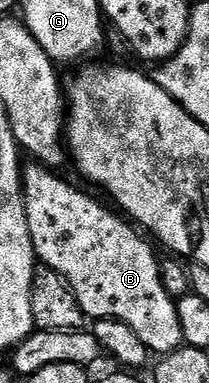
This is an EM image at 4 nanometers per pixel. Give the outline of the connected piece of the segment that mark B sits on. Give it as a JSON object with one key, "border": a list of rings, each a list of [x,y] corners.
{"border":[[[40,164],[26,165],[21,176],[27,228],[38,263],[51,268],[63,278],[71,292],[75,292],[75,300],[79,300],[79,308],[83,308],[86,319],[110,318],[127,324],[127,328],[131,328],[131,332],[135,332],[135,336],[139,336],[139,340],[143,340],[143,344],[147,344],[150,352],[157,356],[180,350],[185,337],[179,324],[177,304],[167,288],[163,288],[161,262],[156,252],[149,247],[150,239],[136,225],[125,221],[112,209],[109,211],[100,206],[95,199],[59,177]]]}

